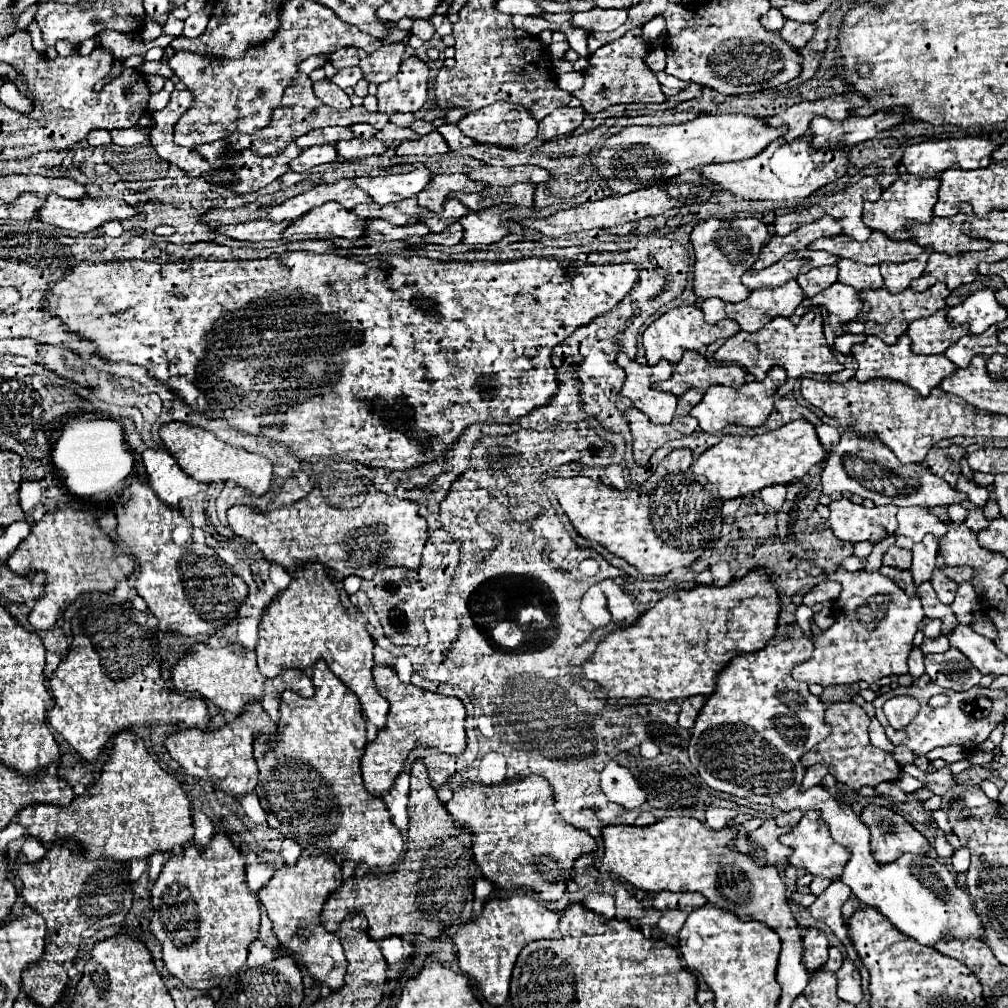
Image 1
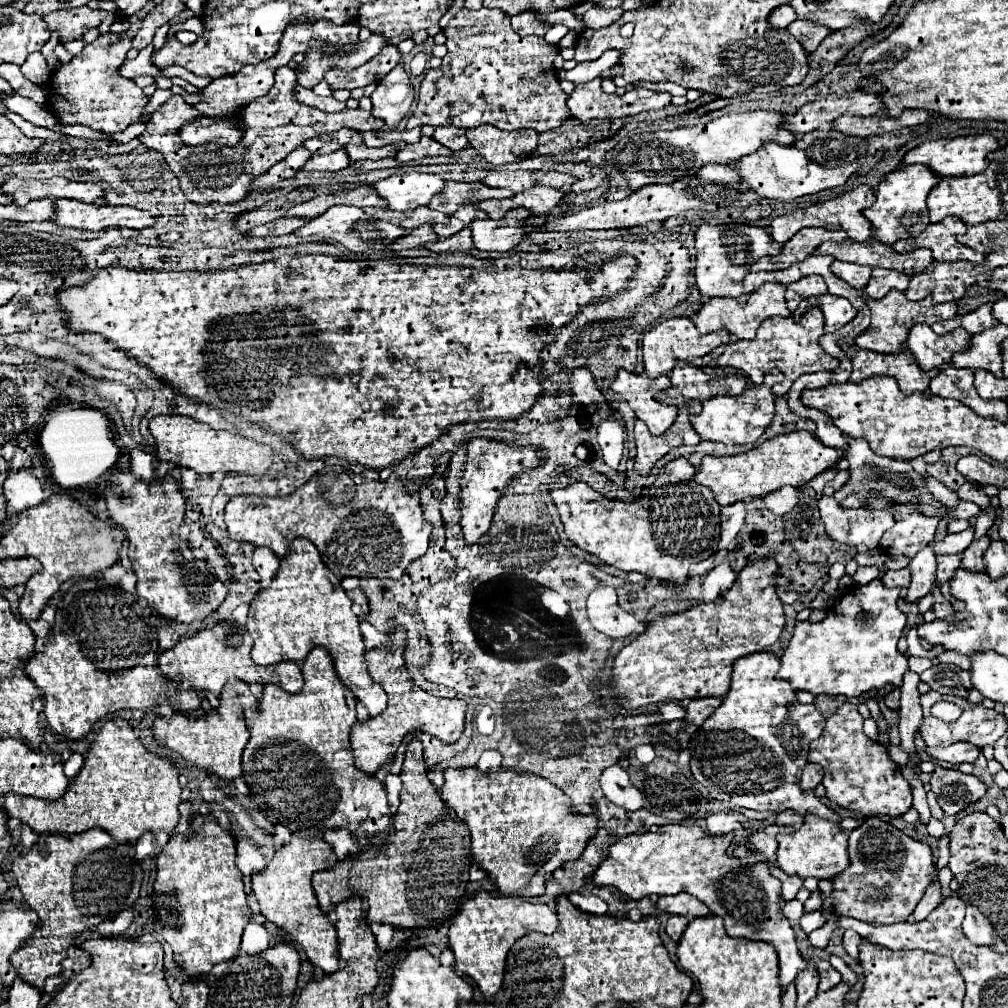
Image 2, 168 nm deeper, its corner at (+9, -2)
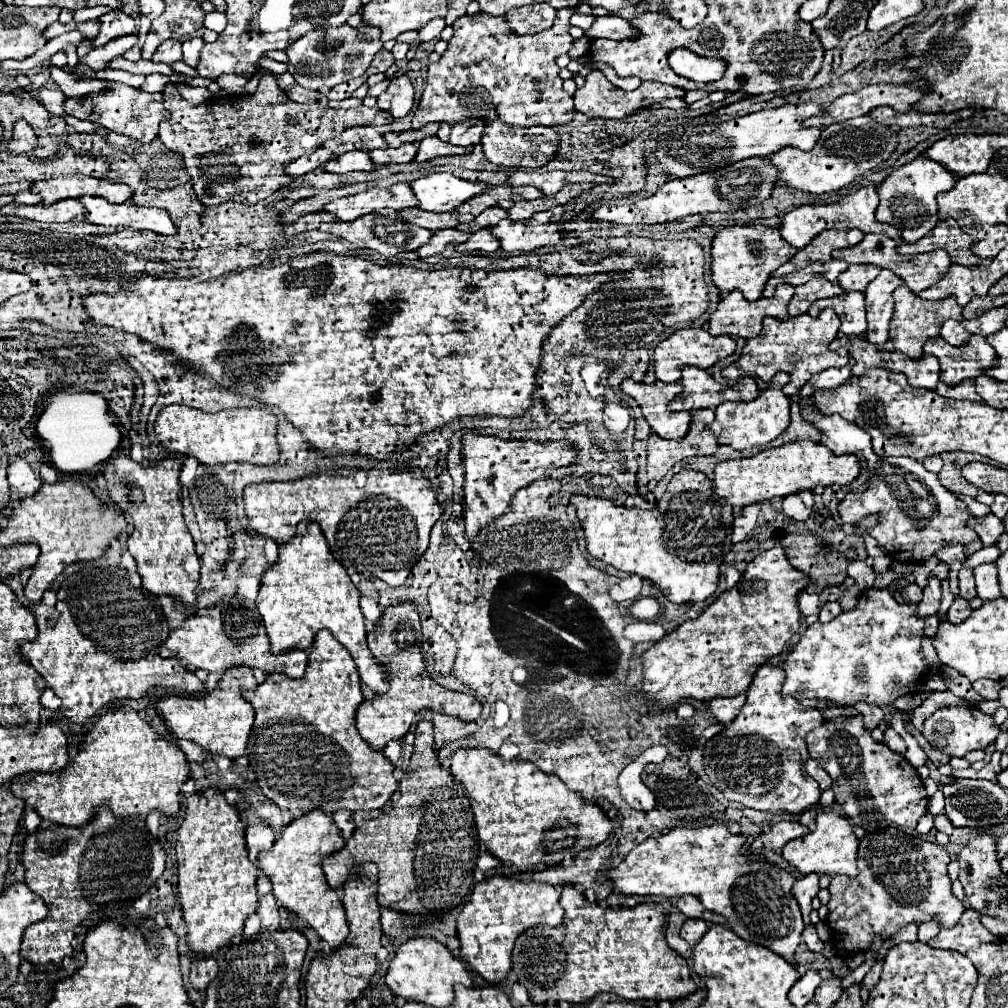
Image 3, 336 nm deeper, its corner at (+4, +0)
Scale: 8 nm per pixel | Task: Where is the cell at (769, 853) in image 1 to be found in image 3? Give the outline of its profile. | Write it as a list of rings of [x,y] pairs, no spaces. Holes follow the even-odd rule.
[[[779,821],[779,823],[775,823],[775,825],[771,827],[769,833],[763,835],[763,847],[777,851],[777,849],[781,849],[787,841],[805,835],[807,831],[809,831],[809,829],[807,829],[805,825],[801,825],[801,823],[797,823],[797,821]]]

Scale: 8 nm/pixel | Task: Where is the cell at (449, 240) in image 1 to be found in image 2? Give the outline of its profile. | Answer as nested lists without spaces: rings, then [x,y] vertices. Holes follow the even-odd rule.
[[[464,227],[460,233],[452,235],[452,237],[440,239],[440,241],[436,241],[436,243],[428,243],[426,249],[434,251],[434,253],[446,253],[446,251],[470,251],[470,249],[474,249],[474,243],[472,243],[472,229],[470,229],[470,227]]]

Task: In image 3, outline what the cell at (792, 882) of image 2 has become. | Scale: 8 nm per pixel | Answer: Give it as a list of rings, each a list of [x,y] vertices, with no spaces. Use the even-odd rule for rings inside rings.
[[[809,873],[809,875],[803,875],[795,881],[793,885],[793,897],[797,899],[799,907],[801,907],[801,913],[805,925],[809,925],[809,913],[811,913],[811,901],[813,897],[817,895],[819,891],[819,877],[815,873]]]

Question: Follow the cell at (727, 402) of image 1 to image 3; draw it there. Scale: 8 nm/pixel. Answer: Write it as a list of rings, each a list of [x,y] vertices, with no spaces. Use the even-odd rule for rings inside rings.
[[[767,387],[759,393],[757,399],[747,403],[731,403],[725,401],[715,409],[715,421],[707,425],[707,429],[717,437],[721,445],[729,445],[733,449],[749,449],[761,447],[779,437],[789,425],[789,399],[781,389]]]

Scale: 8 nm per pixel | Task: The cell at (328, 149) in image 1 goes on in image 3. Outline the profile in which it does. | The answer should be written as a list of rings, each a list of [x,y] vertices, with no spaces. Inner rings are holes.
[[[349,151],[345,155],[337,155],[333,157],[329,163],[323,165],[325,171],[329,173],[337,173],[337,175],[345,175],[351,171],[371,171],[375,169],[367,151]]]

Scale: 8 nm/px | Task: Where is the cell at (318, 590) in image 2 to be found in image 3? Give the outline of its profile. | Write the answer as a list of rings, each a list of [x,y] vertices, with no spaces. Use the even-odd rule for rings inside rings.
[[[301,521],[295,537],[289,543],[279,545],[279,561],[265,571],[261,579],[257,609],[267,629],[273,655],[289,649],[309,649],[317,631],[329,629],[333,637],[351,653],[361,683],[365,683],[377,695],[387,691],[387,673],[367,649],[363,613],[359,609],[359,591],[351,583],[345,567],[333,559],[319,525]]]

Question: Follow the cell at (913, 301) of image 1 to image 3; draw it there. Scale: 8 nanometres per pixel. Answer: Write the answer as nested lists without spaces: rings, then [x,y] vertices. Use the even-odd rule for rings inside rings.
[[[899,287],[899,289],[895,289],[895,313],[893,313],[893,319],[891,319],[889,341],[885,341],[883,345],[877,345],[877,349],[901,351],[907,357],[919,359],[923,355],[923,345],[931,338],[940,337],[941,326],[947,319],[963,321],[961,311],[963,311],[963,307],[959,307],[953,297],[947,297],[947,299],[941,299],[941,301],[927,301],[927,299],[917,297],[907,287]]]

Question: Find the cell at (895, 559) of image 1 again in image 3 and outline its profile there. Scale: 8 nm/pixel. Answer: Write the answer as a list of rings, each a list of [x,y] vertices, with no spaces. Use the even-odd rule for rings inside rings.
[[[909,583],[903,587],[903,599],[907,603],[919,603],[921,601],[921,587],[915,583]]]

